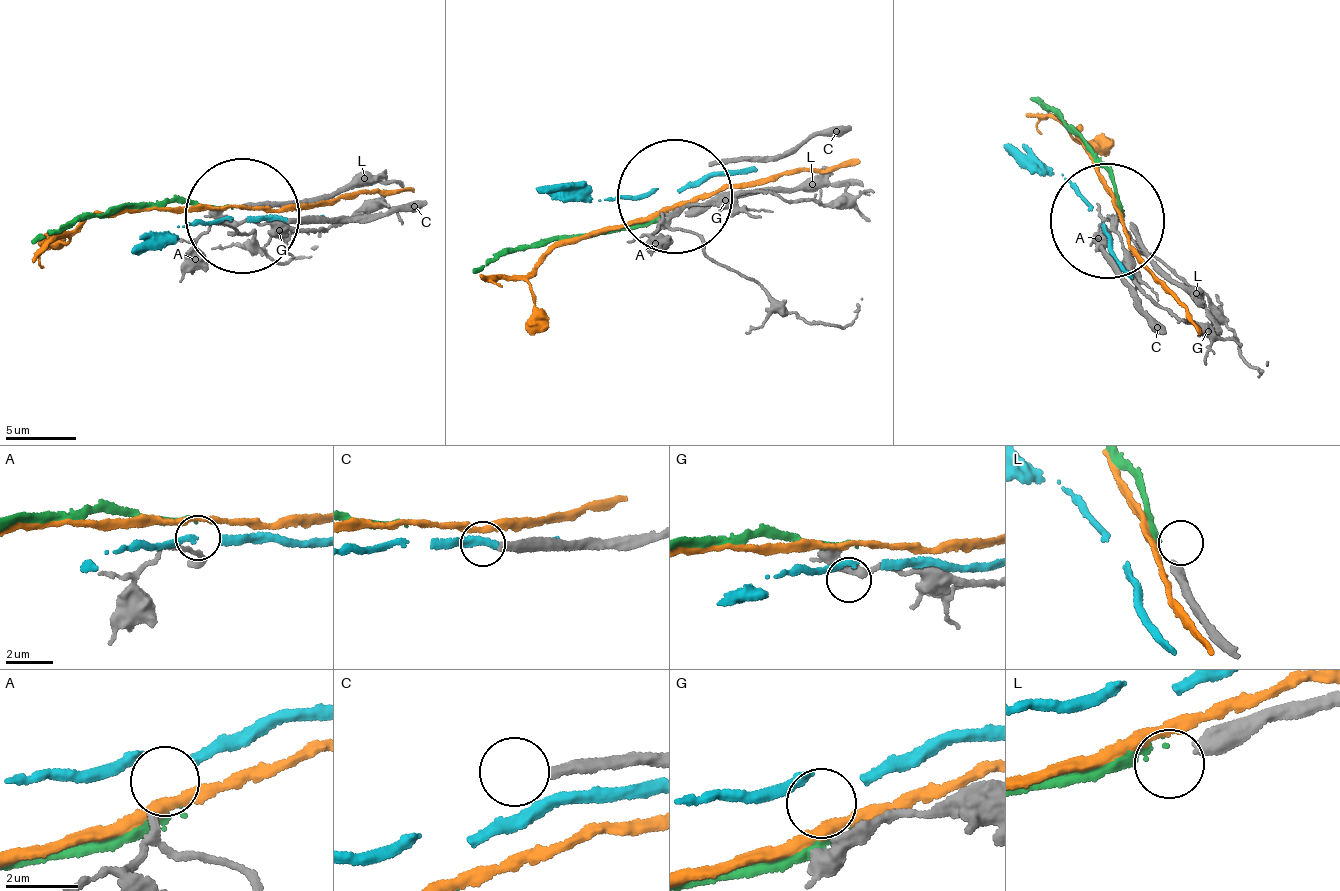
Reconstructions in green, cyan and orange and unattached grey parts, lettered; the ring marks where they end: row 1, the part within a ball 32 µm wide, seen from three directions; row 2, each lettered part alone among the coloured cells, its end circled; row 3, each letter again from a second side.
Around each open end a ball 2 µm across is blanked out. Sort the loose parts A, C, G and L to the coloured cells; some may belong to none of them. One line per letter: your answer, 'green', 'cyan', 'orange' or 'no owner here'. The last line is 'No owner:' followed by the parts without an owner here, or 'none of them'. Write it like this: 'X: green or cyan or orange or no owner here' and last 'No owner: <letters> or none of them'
A: cyan
C: no owner here
G: no owner here
L: no owner here
No owner: C, G, L

